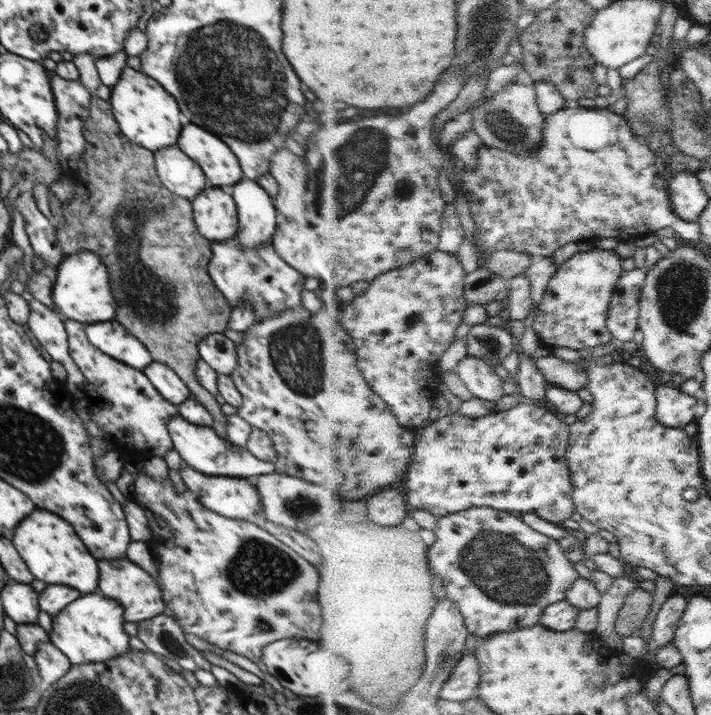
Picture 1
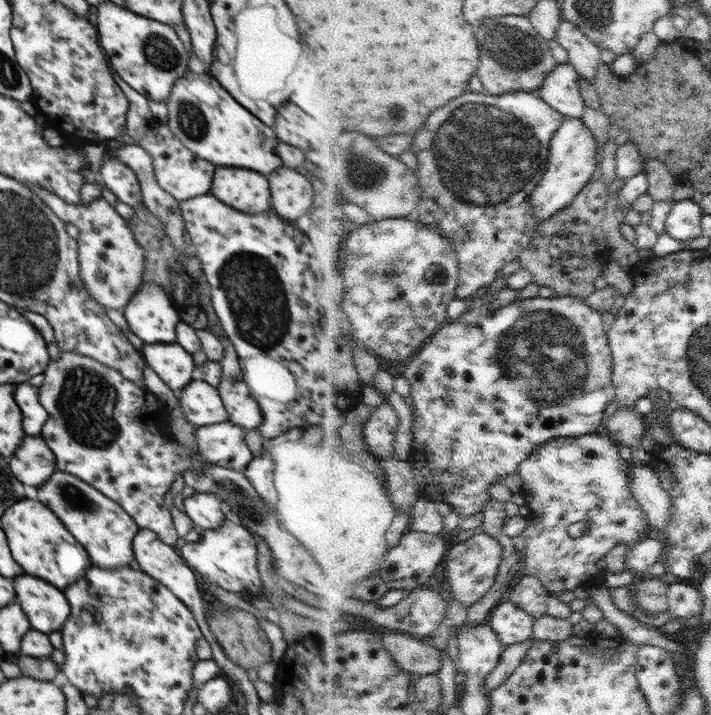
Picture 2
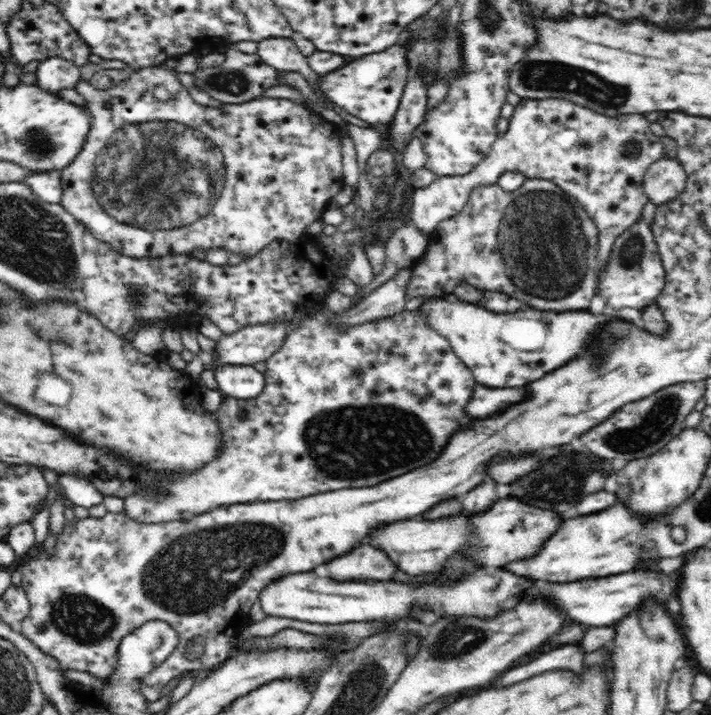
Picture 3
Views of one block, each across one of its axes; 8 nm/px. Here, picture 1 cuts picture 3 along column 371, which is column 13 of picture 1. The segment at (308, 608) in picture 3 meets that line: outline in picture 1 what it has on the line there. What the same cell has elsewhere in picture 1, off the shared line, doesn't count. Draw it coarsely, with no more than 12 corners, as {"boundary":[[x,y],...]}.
{"boundary":[[26,584],[3,586],[1,604],[17,625],[36,624],[38,592]]}

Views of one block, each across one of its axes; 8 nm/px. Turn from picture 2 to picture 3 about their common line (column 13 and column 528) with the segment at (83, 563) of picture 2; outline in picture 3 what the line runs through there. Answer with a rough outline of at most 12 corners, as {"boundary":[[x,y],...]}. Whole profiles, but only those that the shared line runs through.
{"boundary":[[516,498],[470,518],[394,522],[370,542],[408,574],[462,548],[480,564],[536,554],[562,516]]}

